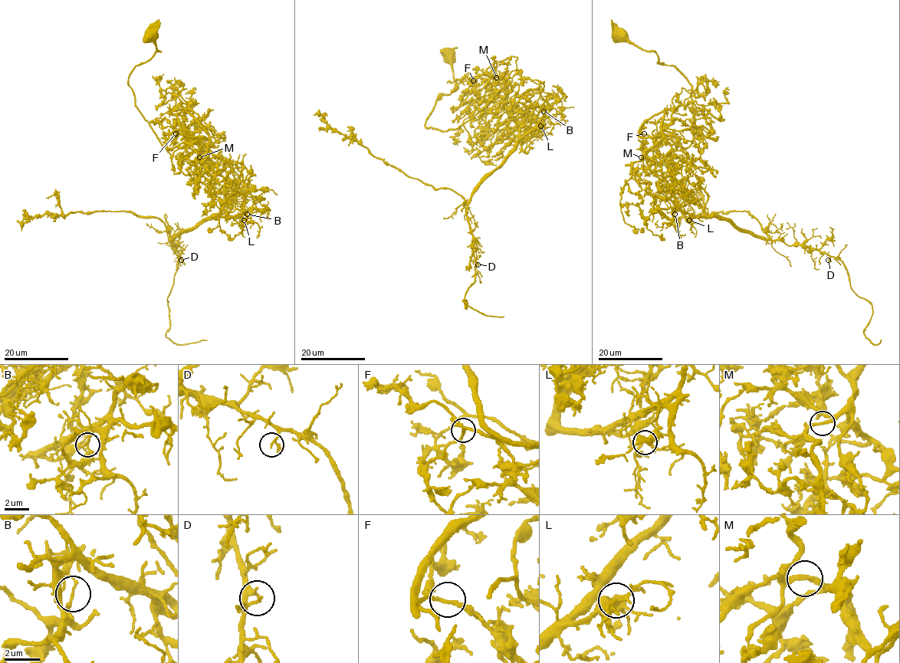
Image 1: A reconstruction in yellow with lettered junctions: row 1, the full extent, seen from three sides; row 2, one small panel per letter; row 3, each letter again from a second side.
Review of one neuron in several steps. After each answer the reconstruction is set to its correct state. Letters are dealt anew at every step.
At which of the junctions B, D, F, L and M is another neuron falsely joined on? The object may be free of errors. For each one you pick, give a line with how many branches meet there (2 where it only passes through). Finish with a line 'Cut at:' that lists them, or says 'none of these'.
B: Branches: 2
Cut at: B

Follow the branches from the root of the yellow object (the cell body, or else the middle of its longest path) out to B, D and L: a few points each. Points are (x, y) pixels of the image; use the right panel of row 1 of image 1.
B: (617, 34), (691, 86), (693, 142), (683, 148), (661, 134), (645, 151), (660, 181), (653, 207), (674, 214)
D: (617, 34), (691, 86), (693, 142), (654, 142), (668, 140), (685, 199), (828, 260)
L: (617, 34), (691, 86), (693, 142), (661, 134), (645, 151), (660, 181), (653, 198), (689, 220)

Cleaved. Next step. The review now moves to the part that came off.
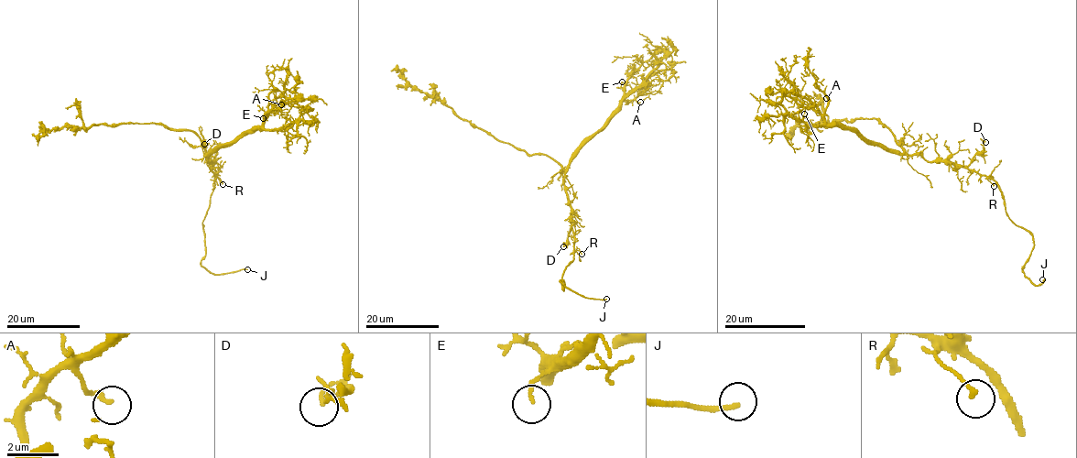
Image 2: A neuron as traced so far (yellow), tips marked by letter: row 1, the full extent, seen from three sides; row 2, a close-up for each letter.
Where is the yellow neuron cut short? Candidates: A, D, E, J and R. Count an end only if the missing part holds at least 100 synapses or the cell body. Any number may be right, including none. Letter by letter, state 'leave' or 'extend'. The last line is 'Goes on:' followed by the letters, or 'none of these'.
A: leave
D: leave
E: leave
J: extend
R: leave
Goes on: J

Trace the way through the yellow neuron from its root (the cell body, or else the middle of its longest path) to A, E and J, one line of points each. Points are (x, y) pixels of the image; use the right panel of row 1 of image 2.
A: (917, 155), (886, 150), (854, 129), (829, 124), (824, 117), (827, 105), (824, 92), (826, 98)
E: (917, 155), (886, 150), (872, 145), (854, 129), (843, 129), (829, 124), (810, 108), (805, 108), (804, 114)
J: (917, 155), (989, 176), (1001, 193), (1006, 215), (1033, 236), (1024, 275), (1034, 285), (1042, 279)

